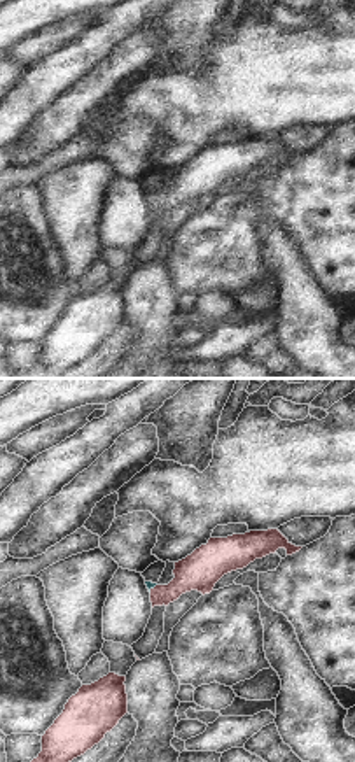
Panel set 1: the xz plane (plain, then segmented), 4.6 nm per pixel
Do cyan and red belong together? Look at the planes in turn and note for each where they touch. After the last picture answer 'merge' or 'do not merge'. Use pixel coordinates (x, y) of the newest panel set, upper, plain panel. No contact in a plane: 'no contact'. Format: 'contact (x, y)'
contact (153, 195)

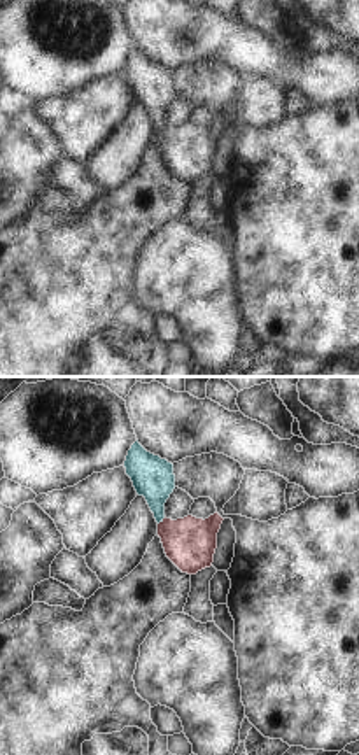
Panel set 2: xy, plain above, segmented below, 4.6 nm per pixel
contact (161, 128)

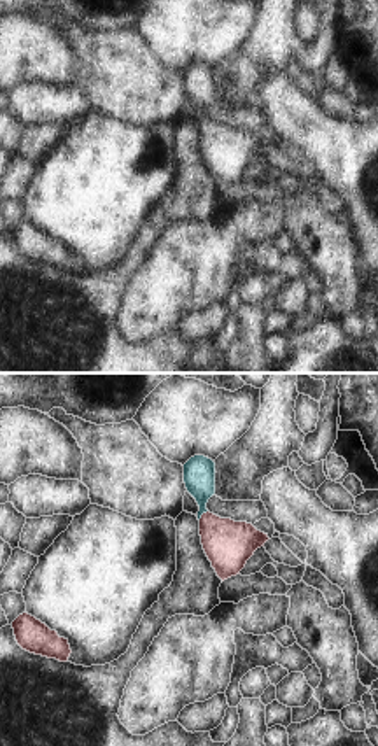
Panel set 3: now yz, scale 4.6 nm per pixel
contact (202, 121)

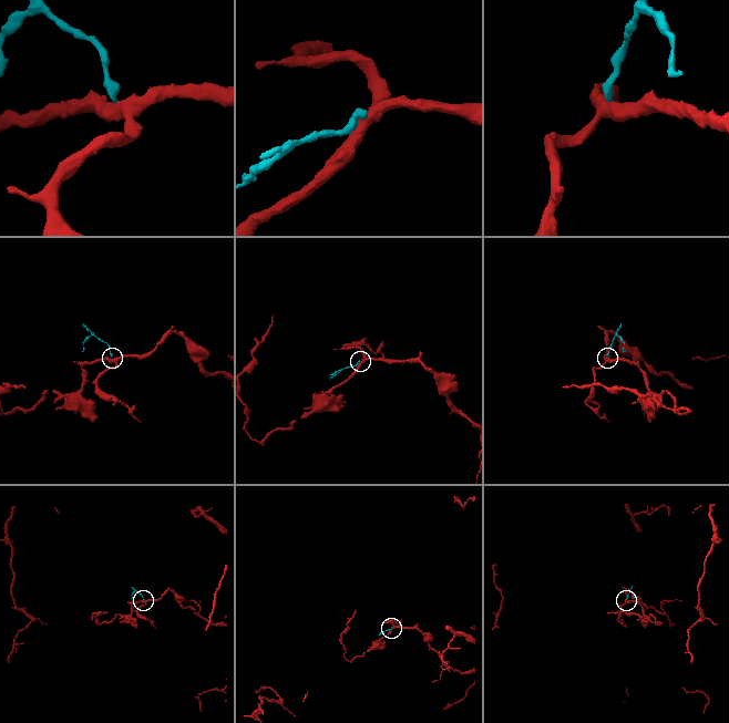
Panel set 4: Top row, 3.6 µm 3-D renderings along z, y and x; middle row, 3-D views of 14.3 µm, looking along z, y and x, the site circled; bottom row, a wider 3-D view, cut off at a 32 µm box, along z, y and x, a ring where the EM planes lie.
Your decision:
merge

